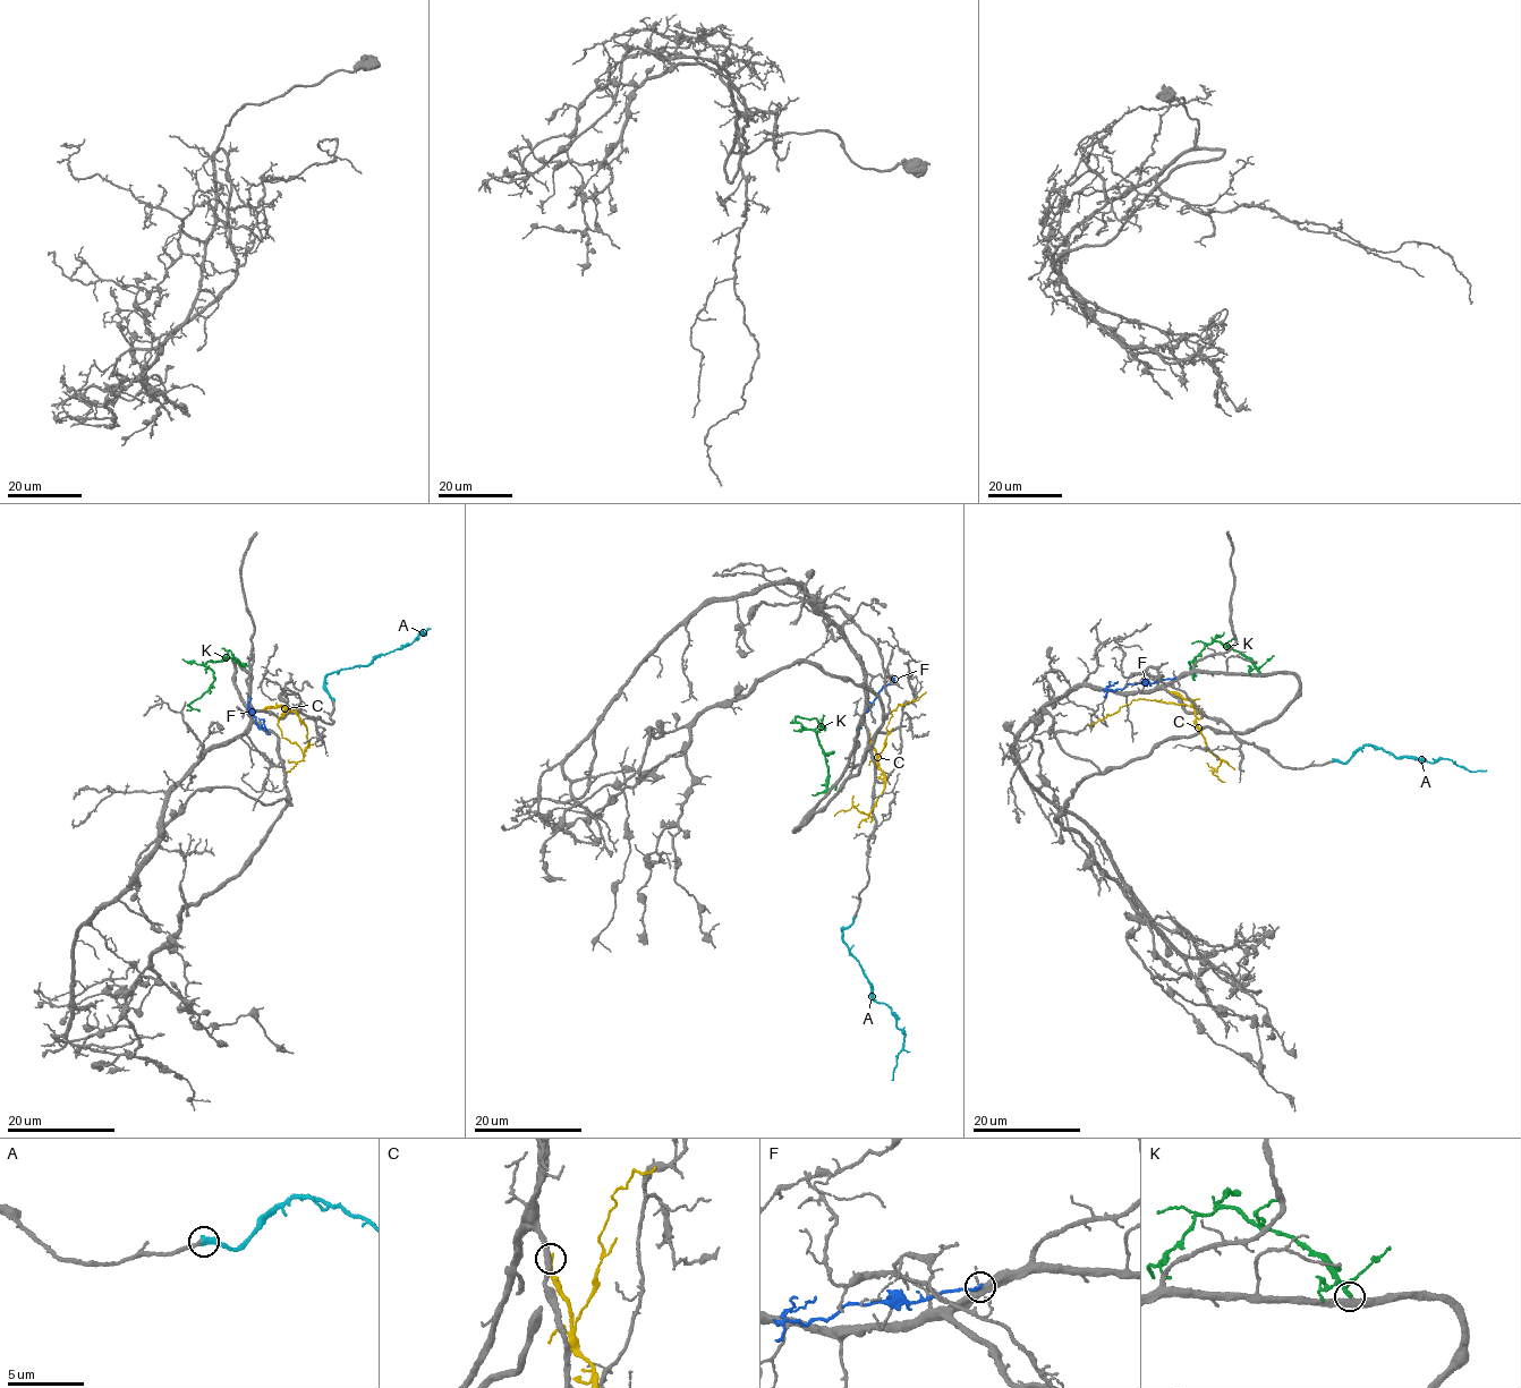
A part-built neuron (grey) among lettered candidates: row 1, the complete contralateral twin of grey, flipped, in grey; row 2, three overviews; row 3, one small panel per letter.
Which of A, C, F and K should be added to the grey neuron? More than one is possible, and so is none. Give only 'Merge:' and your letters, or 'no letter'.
Merge: A

